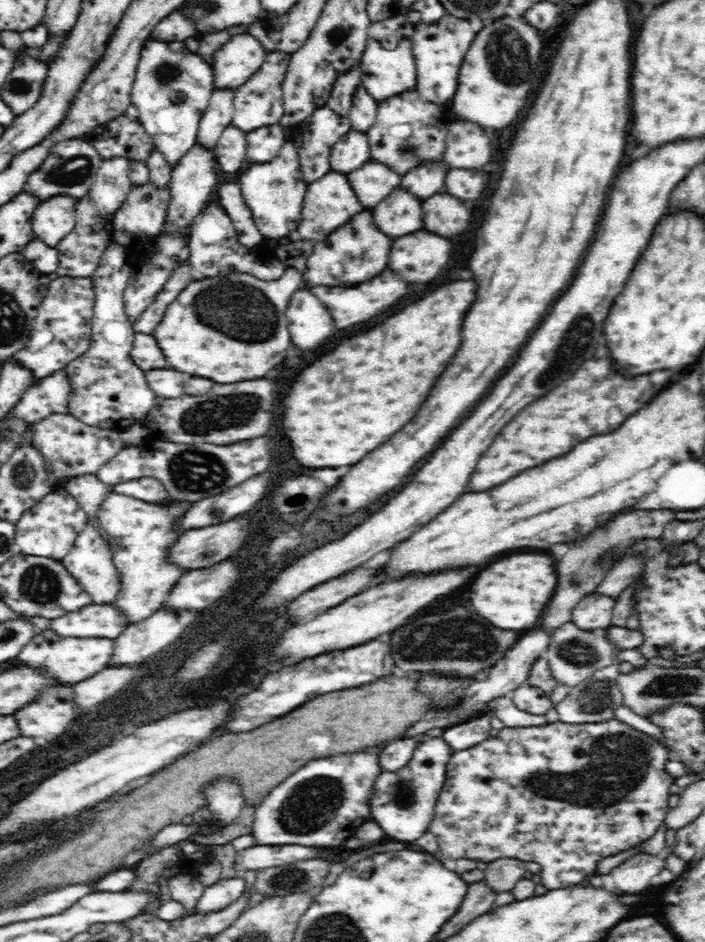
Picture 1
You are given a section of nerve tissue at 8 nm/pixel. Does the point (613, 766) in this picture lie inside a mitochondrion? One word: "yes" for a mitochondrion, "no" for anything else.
yes

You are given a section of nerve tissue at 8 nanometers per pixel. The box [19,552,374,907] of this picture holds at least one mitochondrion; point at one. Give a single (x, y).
(309, 805)

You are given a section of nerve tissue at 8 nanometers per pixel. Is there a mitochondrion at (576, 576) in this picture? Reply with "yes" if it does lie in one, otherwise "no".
yes

